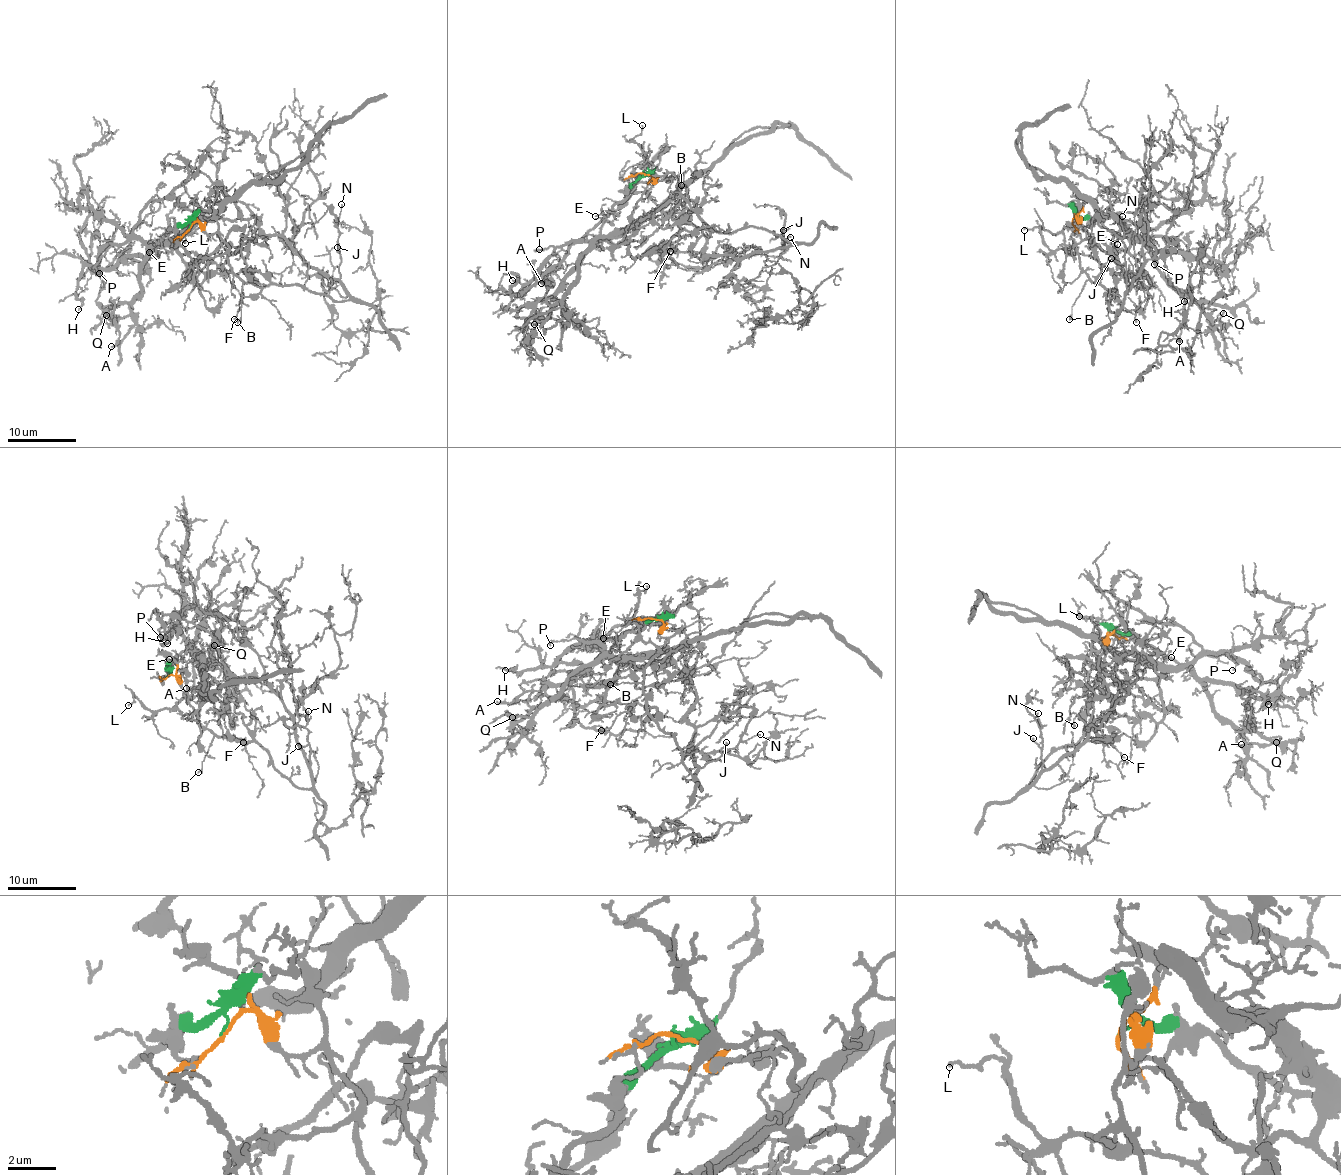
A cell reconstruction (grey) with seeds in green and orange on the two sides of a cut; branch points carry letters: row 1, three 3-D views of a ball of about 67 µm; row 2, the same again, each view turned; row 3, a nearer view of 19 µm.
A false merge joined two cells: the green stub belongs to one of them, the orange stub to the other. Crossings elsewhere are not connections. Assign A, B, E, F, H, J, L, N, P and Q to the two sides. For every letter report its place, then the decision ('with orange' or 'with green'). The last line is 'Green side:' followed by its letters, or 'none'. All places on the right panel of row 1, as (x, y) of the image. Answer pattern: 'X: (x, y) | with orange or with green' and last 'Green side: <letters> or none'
A: (1179, 341) | with green
B: (1069, 319) | with orange
E: (1117, 244) | with green
F: (1136, 322) | with orange
H: (1184, 301) | with green
J: (1111, 258) | with orange
L: (1024, 230) | with orange
N: (1122, 216) | with orange
P: (1154, 264) | with green
Q: (1223, 313) | with green
Green side: A, E, H, P, Q

